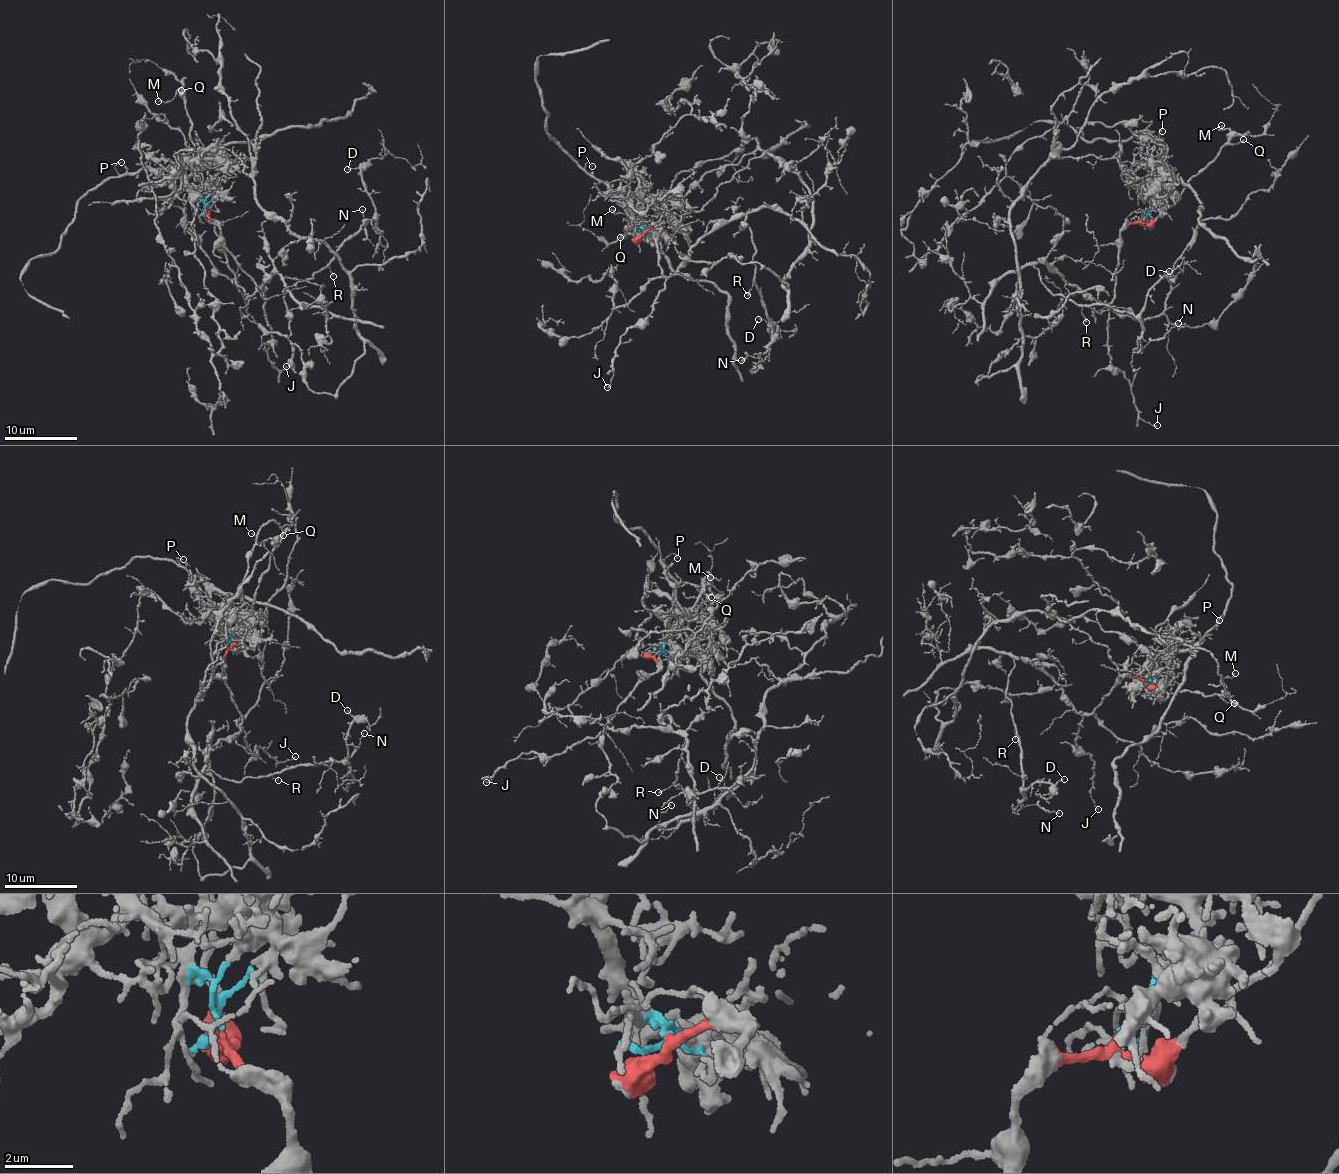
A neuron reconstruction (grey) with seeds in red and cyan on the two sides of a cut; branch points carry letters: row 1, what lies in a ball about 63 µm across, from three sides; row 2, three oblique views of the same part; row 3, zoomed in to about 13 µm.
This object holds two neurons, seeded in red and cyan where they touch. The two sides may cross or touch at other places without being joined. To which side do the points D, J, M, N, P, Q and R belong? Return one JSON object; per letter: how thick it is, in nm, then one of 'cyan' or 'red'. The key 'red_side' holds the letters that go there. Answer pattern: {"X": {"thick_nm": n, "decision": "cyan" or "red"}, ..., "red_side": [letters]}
{"D": {"thick_nm": 90, "decision": "red"}, "J": {"thick_nm": 110, "decision": "red"}, "M": {"thick_nm": 130, "decision": "red"}, "N": {"thick_nm": 90, "decision": "red"}, "P": {"thick_nm": 110, "decision": "cyan"}, "Q": {"thick_nm": 130, "decision": "red"}, "R": {"thick_nm": 160, "decision": "red"}, "red_side": ["D", "J", "M", "N", "Q", "R"]}

